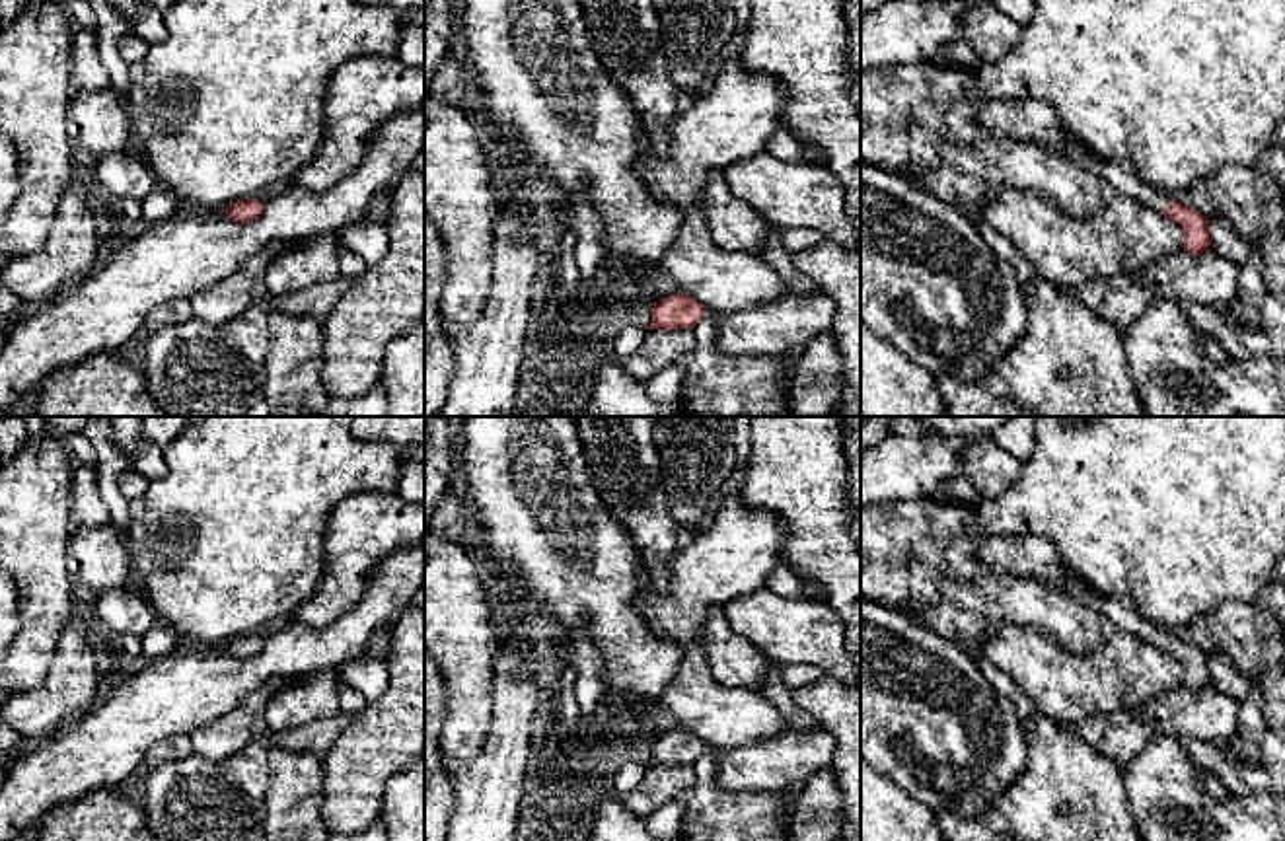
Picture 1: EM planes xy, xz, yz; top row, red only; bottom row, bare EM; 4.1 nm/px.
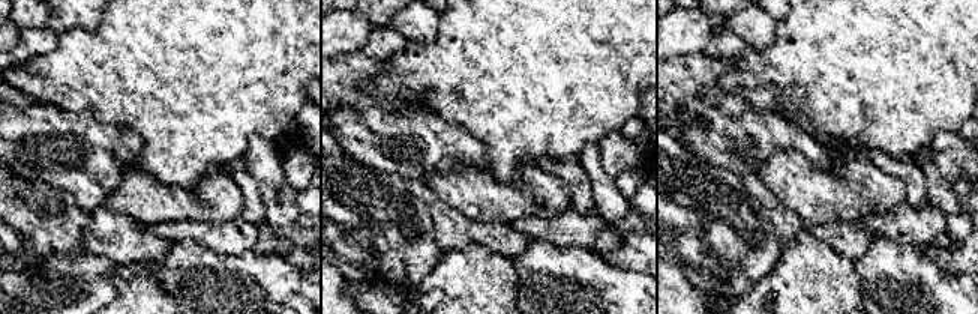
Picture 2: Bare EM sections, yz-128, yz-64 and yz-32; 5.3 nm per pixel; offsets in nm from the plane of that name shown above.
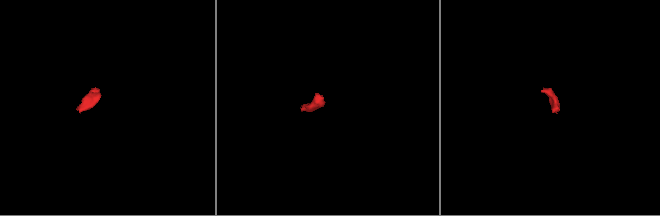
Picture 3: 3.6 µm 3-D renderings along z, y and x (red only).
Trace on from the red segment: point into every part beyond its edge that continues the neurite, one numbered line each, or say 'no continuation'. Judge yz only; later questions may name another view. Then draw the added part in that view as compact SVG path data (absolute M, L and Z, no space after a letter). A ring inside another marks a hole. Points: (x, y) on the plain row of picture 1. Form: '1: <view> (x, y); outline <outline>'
1: yz (904, 544); outline M931 496L861 506L861 596L884 607L933 605L940 596L935 576L975 580L981 574L1036 578L1100 613L1108 629L1135 635L1158 648L1172 633L1145 619L1129 598L1102 598L1088 592L1059 561L1055 545L1040 535L979 535L973 512L958 502Z

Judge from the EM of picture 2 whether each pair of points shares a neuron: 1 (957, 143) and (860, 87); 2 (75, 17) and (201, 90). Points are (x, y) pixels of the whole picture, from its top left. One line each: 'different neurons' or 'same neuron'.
1: different neurons
2: different neurons

